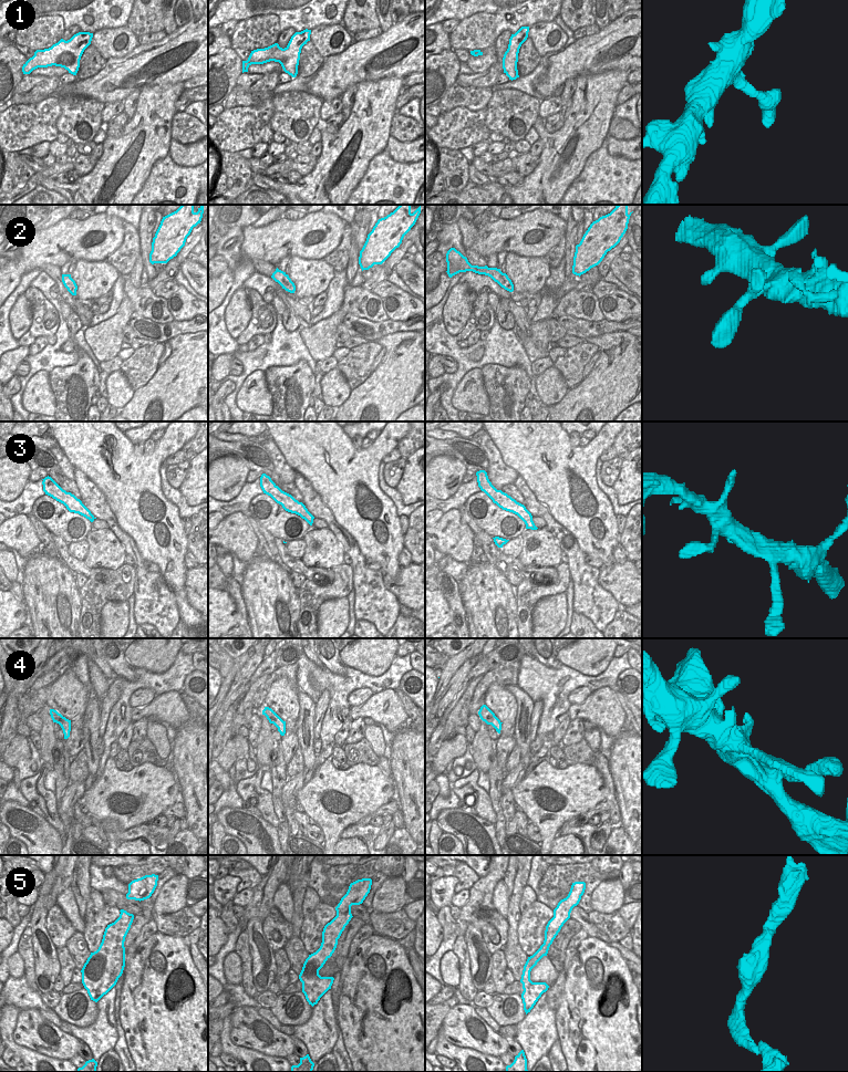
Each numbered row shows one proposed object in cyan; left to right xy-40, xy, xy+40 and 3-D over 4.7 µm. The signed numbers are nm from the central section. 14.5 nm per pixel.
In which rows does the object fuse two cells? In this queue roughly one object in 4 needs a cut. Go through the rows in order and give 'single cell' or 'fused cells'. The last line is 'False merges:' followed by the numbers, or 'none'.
1: single cell
2: single cell
3: single cell
4: single cell
5: single cell
False merges: none

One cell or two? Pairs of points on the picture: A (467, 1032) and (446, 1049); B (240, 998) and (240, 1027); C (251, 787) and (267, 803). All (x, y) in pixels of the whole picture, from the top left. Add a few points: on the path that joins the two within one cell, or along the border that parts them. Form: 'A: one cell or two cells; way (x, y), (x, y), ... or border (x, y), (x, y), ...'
A: two cells; border (441, 1027), (444, 1037), (448, 1041), (477, 1051)
B: two cells; border (235, 1007), (255, 1007), (257, 1009)
C: one cell; way (256, 791), (265, 799)

